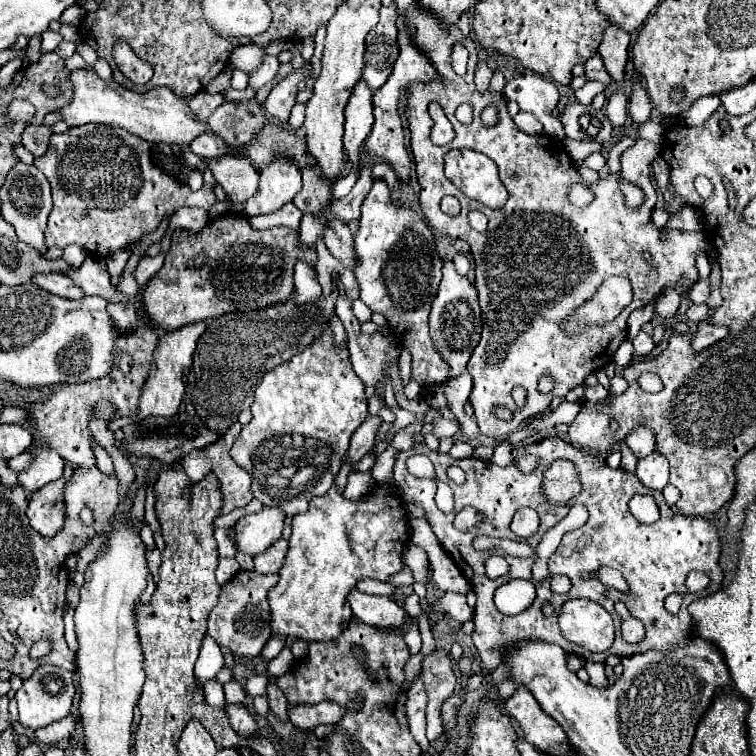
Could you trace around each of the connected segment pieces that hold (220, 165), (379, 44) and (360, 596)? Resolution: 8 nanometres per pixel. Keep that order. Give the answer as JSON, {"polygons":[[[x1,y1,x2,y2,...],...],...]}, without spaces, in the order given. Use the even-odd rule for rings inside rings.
{"polygons":[[[234,155,204,159,204,163,212,171,216,183,226,191,230,211,244,213,246,199,258,191,258,169,254,169,248,159]],[[396,5,380,7,380,21,366,37,366,53,364,53,364,71,362,79,368,83,372,91,380,89,392,73,392,65,398,57,396,43]],[[358,589,350,591,348,603,354,617,380,629,402,629,406,623,406,611,398,607,390,597,366,595]]]}

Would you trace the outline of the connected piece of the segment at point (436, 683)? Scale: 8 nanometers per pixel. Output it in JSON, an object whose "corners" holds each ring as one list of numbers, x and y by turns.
{"corners":[[438,649,434,655,426,657,422,663,422,681,428,693,428,707,426,707,426,735,428,741,436,741,442,735,442,721,440,721,440,705,446,697,452,695,456,687,456,677,452,671,452,659,446,651]]}

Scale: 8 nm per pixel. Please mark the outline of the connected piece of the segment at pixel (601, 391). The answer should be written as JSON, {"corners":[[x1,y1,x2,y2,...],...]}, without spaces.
{"corners":[[600,384,585,388,585,400,599,402,608,396,609,392]]}

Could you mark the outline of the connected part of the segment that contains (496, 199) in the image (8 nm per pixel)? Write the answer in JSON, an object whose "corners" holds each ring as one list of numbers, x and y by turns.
{"corners":[[452,149,444,157,446,177,468,197,486,207,500,209,508,201,508,191,498,177,496,163,472,149]]}

